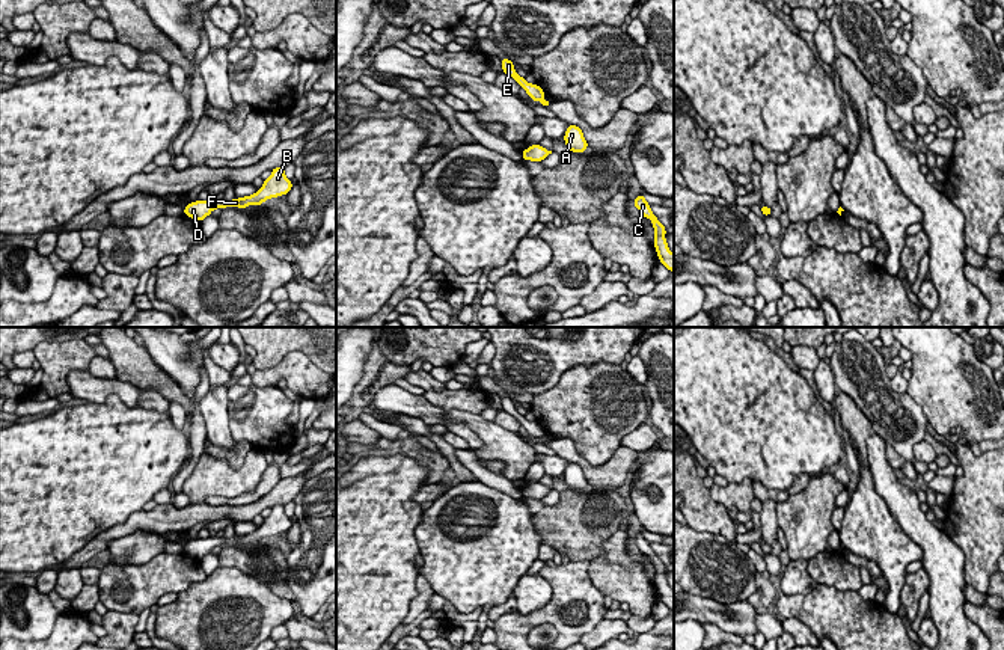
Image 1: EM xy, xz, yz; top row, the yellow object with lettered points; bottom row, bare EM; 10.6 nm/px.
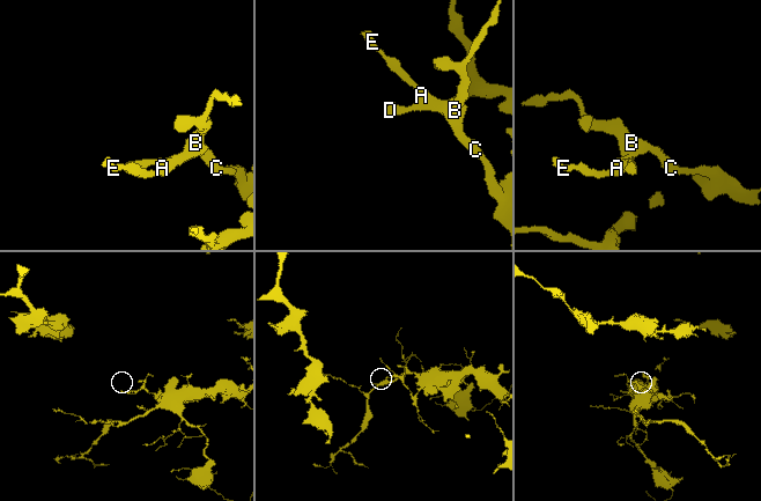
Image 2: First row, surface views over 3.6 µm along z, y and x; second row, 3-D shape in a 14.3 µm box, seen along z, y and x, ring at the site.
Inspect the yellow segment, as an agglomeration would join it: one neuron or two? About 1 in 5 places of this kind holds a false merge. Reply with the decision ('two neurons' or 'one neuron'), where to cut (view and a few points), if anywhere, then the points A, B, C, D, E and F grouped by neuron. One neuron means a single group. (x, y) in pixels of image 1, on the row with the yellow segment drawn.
one neuron; no cut; A B C D E F

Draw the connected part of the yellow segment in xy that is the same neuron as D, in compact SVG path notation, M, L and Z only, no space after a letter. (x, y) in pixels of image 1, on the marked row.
M277 166L271 170L271 175L267 179L264 179L262 187L256 193L240 199L235 198L229 202L226 202L225 199L211 198L208 201L190 202L184 208L184 214L202 222L216 208L238 207L244 210L247 205L259 207L267 199L288 195L291 189L292 182L285 176L285 167Z

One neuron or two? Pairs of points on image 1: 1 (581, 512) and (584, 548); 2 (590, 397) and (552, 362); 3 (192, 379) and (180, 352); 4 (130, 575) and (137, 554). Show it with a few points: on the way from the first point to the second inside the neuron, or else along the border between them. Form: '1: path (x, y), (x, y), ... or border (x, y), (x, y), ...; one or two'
1: path (581, 521), (581, 539); one
2: border (599, 362), (572, 367), (555, 385), (535, 392); two
3: path (186, 373), (180, 358); one
4: border (163, 552), (140, 564), (109, 563); two

